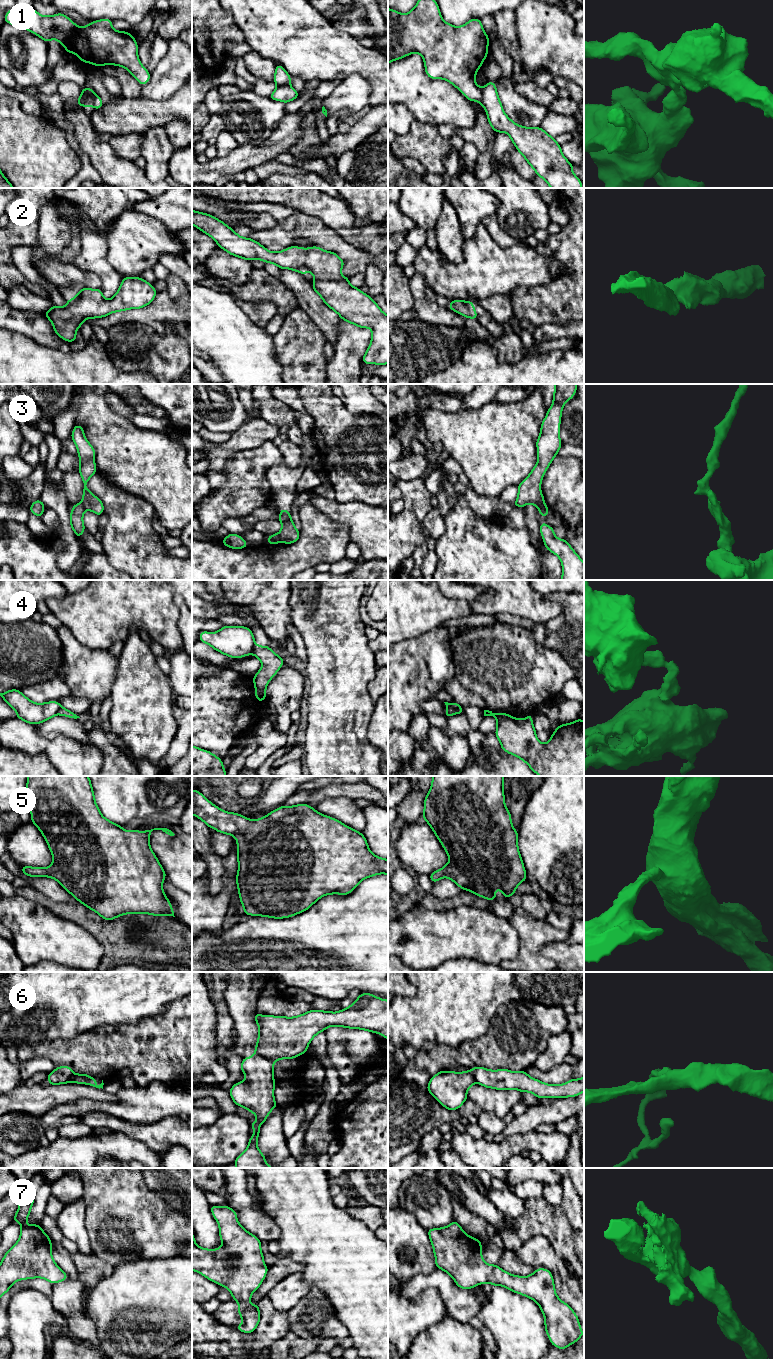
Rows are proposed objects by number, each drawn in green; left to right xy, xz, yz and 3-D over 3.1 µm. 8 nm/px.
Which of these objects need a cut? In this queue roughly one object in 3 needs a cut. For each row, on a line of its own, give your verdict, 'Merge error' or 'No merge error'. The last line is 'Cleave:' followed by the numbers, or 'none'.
1: Merge error
2: No merge error
3: Merge error
4: Merge error
5: No merge error
6: Merge error
7: No merge error
Cleave: 1, 3, 4, 6

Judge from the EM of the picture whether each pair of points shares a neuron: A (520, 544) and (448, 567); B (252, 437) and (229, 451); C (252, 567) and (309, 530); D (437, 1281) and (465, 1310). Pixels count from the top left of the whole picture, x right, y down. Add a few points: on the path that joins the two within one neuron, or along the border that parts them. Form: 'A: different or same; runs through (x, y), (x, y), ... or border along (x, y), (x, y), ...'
A: same; runs through (502, 562), (497, 567), (466, 567)
B: same; runs through (246, 437), (235, 445)
C: same; runs through (268, 567), (286, 560), (300, 546)
D: same; runs through (444, 1288), (459, 1303)

